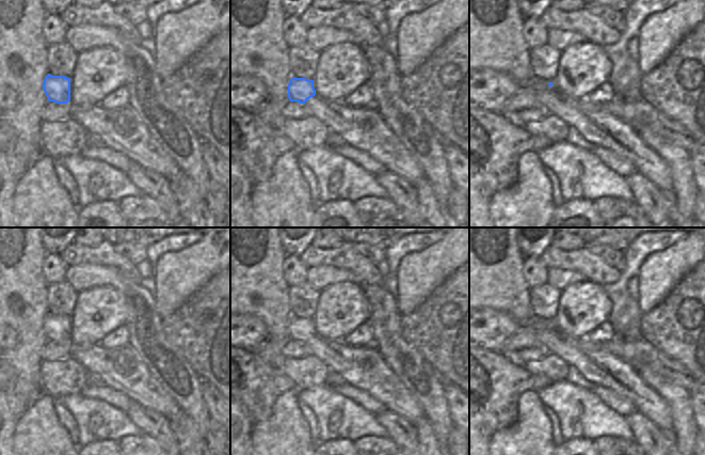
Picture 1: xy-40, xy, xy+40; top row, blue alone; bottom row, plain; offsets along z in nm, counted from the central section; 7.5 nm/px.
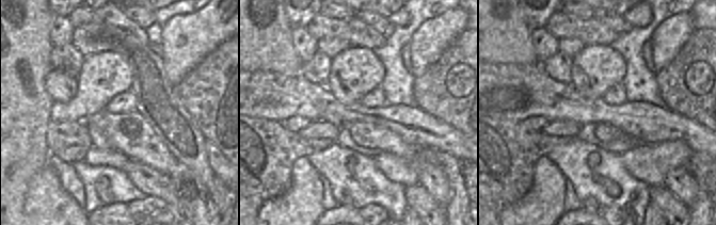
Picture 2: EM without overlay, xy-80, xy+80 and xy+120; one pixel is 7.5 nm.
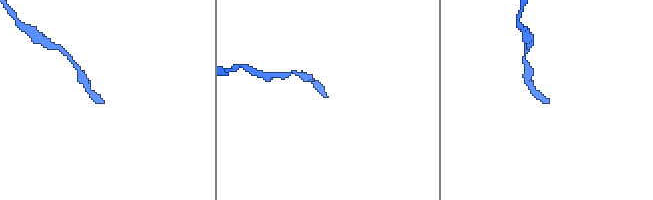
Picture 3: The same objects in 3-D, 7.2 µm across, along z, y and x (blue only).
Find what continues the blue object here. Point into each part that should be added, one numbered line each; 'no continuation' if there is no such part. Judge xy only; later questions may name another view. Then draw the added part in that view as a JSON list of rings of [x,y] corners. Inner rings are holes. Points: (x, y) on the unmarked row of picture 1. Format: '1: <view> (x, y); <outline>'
1: xy (363, 367); [[[317,334],[307,339],[305,346],[331,373],[340,375],[352,388],[370,394],[388,411],[402,415],[413,424],[424,418],[418,401],[388,367],[376,349],[351,347],[343,341],[327,341]]]

